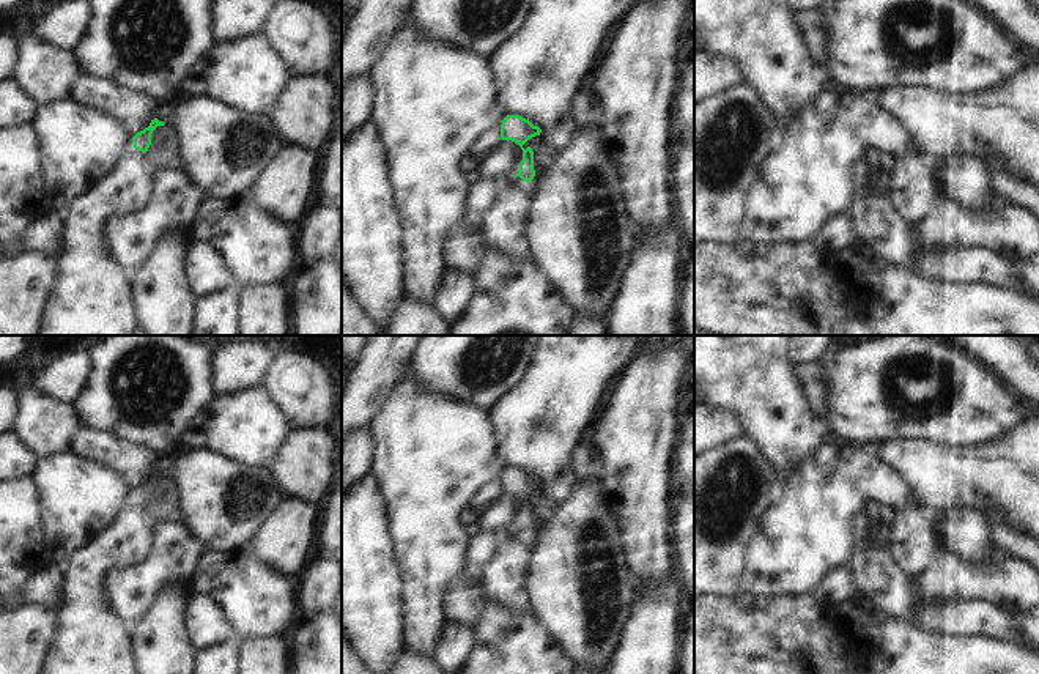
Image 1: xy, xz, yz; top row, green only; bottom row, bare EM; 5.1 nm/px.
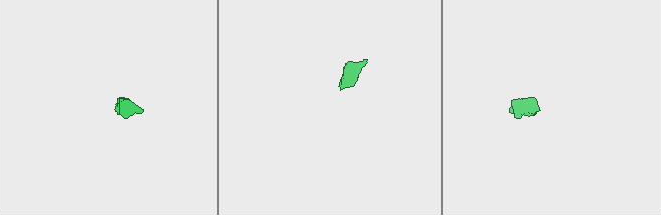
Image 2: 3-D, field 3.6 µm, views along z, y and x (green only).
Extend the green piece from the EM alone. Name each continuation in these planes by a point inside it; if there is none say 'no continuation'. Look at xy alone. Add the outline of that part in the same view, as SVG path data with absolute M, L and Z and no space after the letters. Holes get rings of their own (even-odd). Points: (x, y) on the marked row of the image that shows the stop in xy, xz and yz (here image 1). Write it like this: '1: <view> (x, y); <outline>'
1: xy (92, 295); M131 139L115 168L61 213L65 222L61 255L36 335L129 335L139 328L131 279L104 252L105 224L112 217L137 213L151 197L153 167L146 153L135 150Z

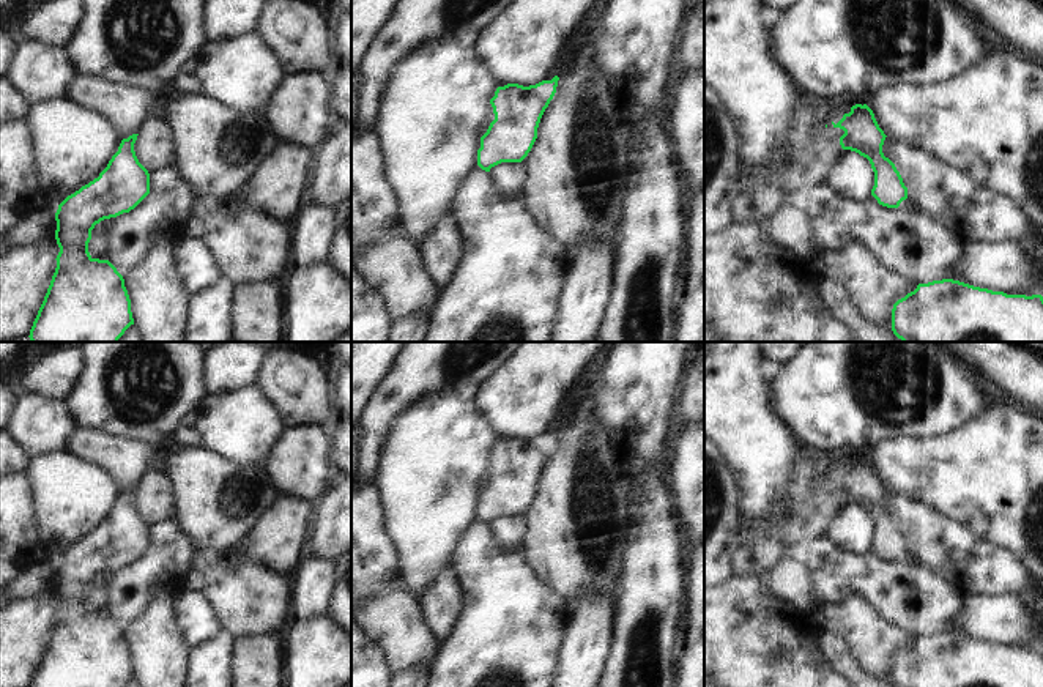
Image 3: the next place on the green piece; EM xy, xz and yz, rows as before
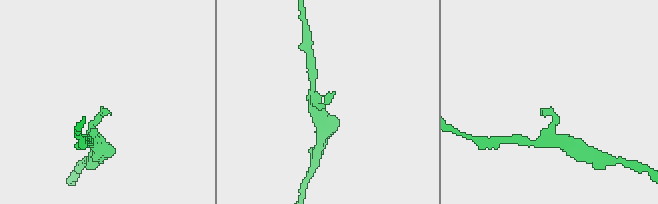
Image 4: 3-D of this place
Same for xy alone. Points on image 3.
no continuation

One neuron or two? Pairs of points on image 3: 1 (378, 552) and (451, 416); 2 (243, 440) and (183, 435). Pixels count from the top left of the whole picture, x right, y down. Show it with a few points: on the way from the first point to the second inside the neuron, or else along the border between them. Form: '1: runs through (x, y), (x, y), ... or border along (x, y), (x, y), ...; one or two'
1: border along (378, 498), (399, 569); two
2: runs through (229, 435), (197, 435); one

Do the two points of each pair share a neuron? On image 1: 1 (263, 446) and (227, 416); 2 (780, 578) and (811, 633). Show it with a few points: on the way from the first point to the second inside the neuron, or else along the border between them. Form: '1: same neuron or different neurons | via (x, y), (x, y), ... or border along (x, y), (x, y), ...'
1: same neuron | via (254, 436), (244, 427), (236, 425)
2: different neurons | border along (795, 594), (751, 596)

